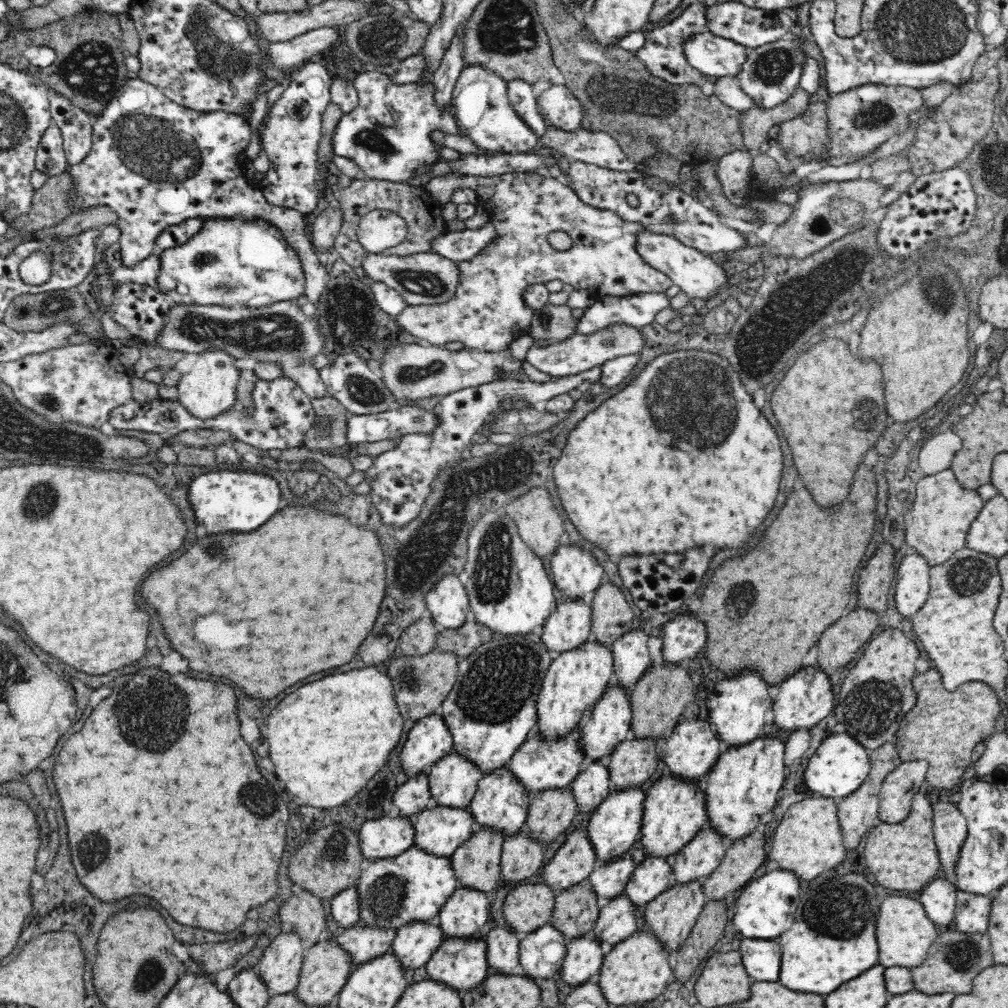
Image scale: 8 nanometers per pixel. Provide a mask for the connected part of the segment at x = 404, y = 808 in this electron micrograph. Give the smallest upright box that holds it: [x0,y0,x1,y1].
[393,772,437,816]

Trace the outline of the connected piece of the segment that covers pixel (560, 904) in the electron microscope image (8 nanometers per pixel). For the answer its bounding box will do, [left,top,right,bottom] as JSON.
[551,881,599,942]

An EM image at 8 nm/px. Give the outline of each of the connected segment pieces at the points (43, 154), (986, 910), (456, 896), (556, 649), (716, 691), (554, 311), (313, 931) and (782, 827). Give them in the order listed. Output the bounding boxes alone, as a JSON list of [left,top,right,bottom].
[[35,124,69,178],[951,890,993,933],[436,888,490,938],[538,598,591,655],[706,670,773,746],[527,302,577,345],[280,889,326,946],[767,797,846,880]]

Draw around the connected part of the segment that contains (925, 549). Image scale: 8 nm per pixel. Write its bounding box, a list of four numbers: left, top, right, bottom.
[905,469,984,567]

